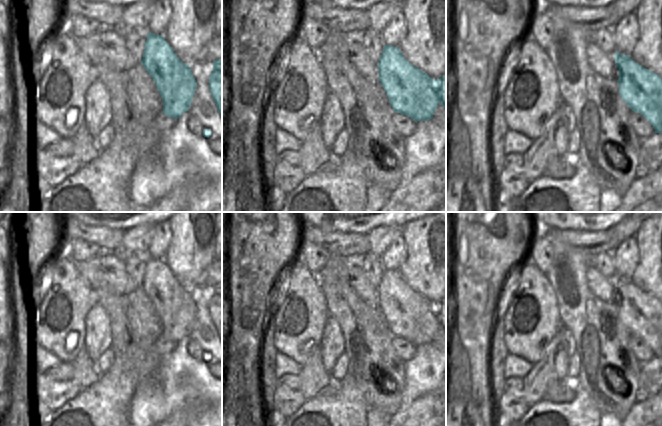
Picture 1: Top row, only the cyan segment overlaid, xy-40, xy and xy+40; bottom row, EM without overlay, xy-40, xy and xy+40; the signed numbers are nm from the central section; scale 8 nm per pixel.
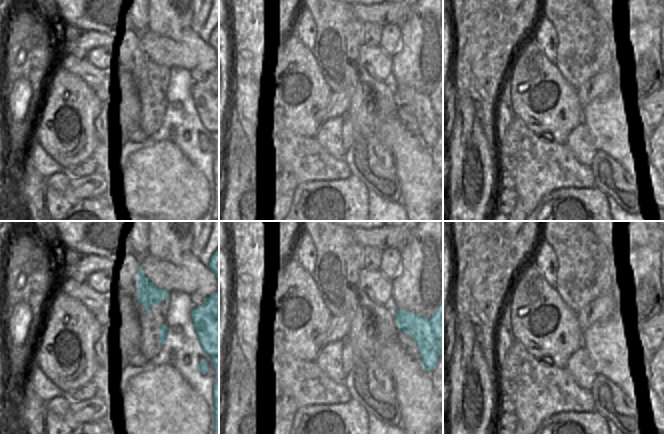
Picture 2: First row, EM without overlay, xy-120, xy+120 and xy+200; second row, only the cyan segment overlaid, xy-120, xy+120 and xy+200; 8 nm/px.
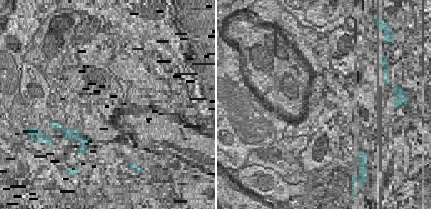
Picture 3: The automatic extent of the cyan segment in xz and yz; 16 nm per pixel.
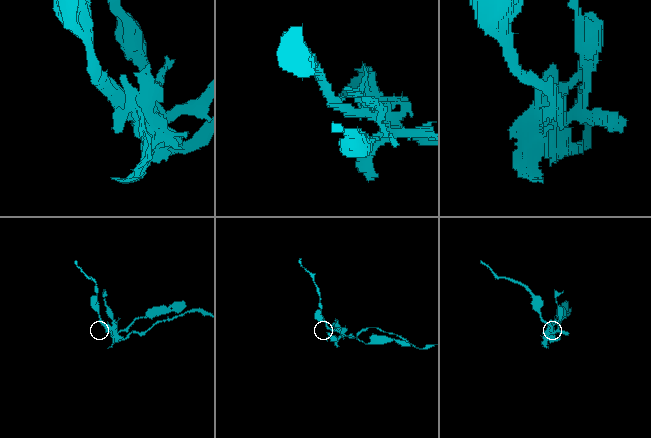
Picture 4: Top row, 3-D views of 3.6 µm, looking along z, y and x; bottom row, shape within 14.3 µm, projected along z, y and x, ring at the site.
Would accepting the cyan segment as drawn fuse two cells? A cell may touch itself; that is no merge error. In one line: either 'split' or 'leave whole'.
split

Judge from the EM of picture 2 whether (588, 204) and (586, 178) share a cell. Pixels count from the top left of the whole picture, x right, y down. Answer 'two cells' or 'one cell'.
two cells

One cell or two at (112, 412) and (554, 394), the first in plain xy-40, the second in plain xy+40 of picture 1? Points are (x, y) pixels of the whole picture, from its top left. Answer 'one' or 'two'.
two

